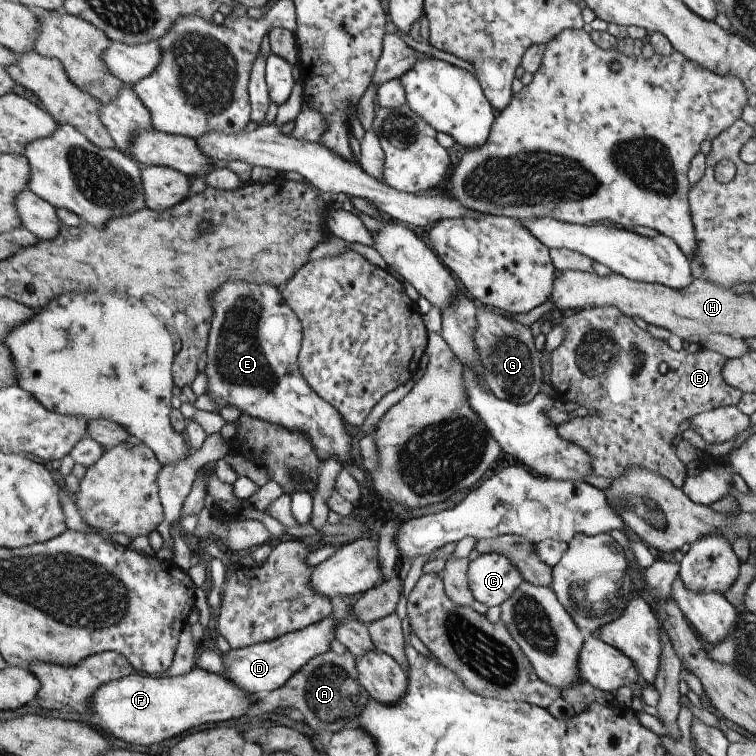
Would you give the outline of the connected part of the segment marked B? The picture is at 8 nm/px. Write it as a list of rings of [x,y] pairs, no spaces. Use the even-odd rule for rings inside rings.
[[[614,306],[586,308],[575,311],[572,316],[565,314],[559,324],[566,328],[566,336],[562,344],[551,352],[550,382],[554,389],[553,396],[560,404],[579,403],[587,410],[595,410],[597,414],[559,424],[556,427],[558,434],[586,450],[594,476],[604,474],[604,478],[618,480],[631,466],[641,466],[660,474],[662,478],[668,478],[674,486],[682,489],[687,477],[686,466],[678,458],[673,443],[679,434],[679,426],[684,420],[701,412],[718,407],[736,407],[742,398],[743,392],[730,386],[722,376],[722,368],[728,358],[720,352],[707,349],[700,349],[696,353],[686,349],[675,351],[666,341],[639,328],[634,320],[624,316]]]

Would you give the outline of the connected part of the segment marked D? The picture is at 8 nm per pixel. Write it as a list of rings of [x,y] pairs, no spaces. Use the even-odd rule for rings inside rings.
[[[328,616],[316,624],[310,624],[302,630],[282,635],[274,640],[248,646],[248,648],[231,649],[228,654],[221,655],[222,664],[224,664],[222,674],[230,682],[246,690],[250,696],[262,697],[284,686],[312,658],[328,652],[331,642],[336,639],[334,630],[336,630],[334,620],[332,616]]]

